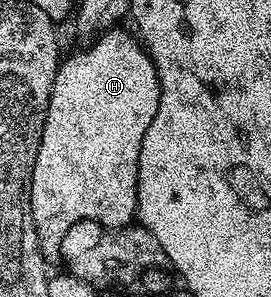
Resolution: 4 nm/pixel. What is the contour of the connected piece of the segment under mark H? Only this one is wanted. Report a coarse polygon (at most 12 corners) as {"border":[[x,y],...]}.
{"border":[[115,27],[59,64],[30,188],[38,245],[135,220],[160,79]]}

